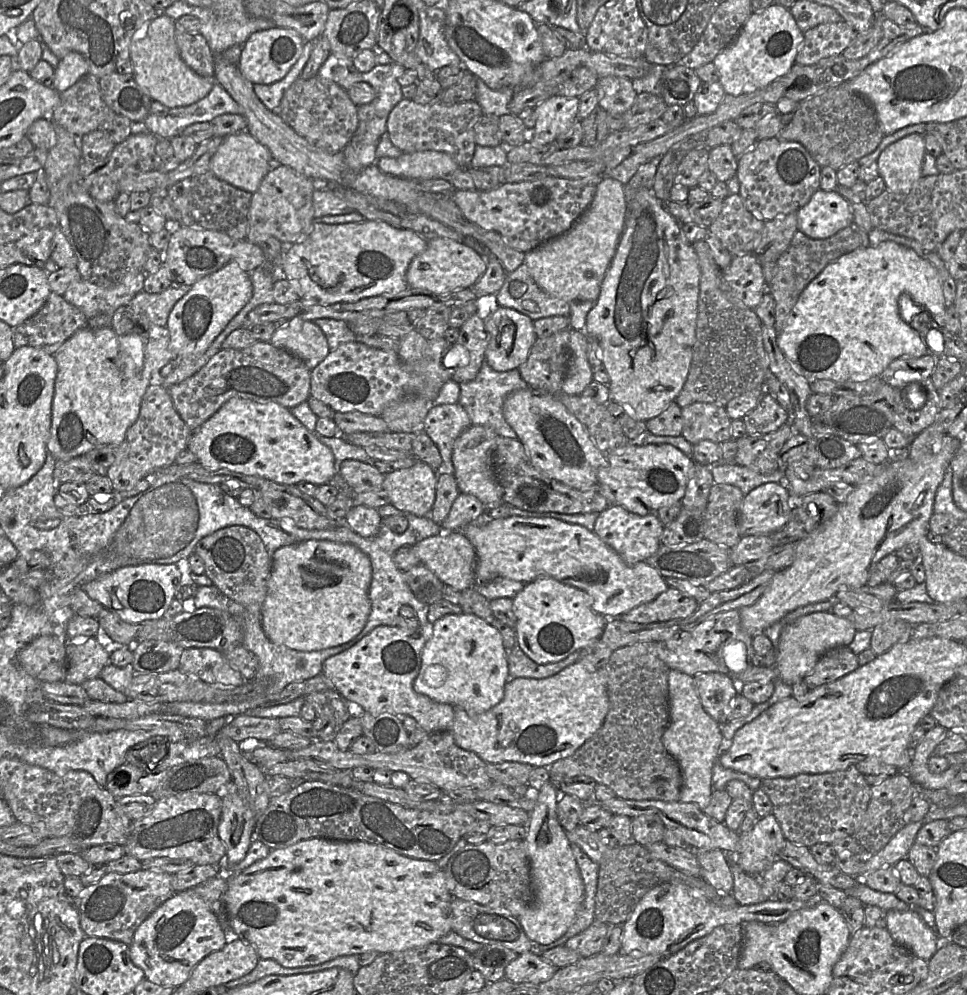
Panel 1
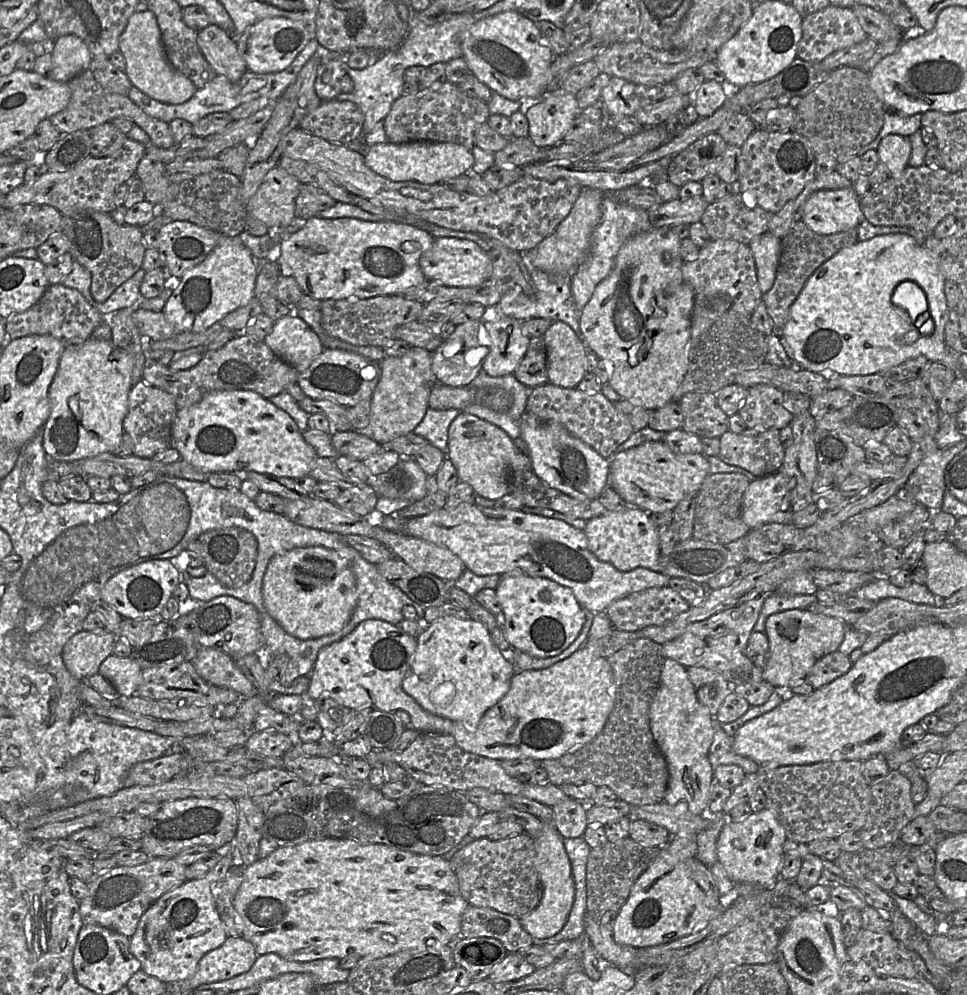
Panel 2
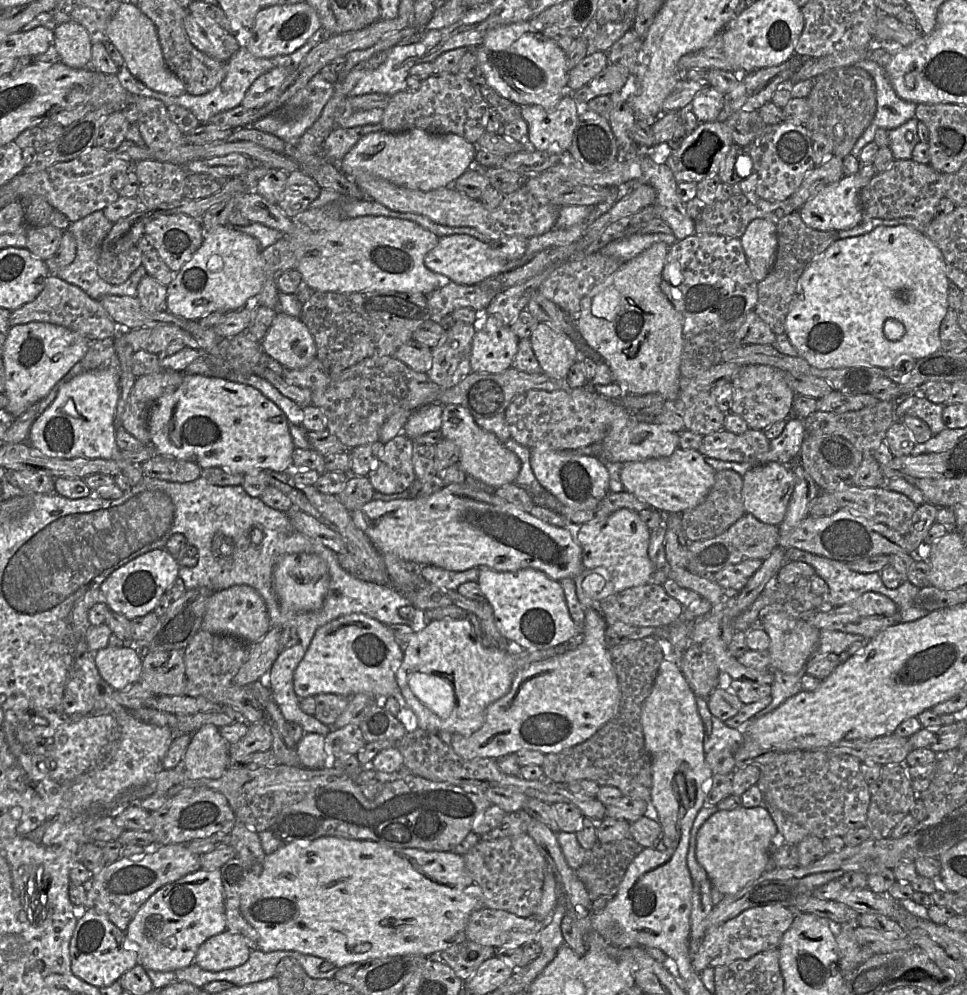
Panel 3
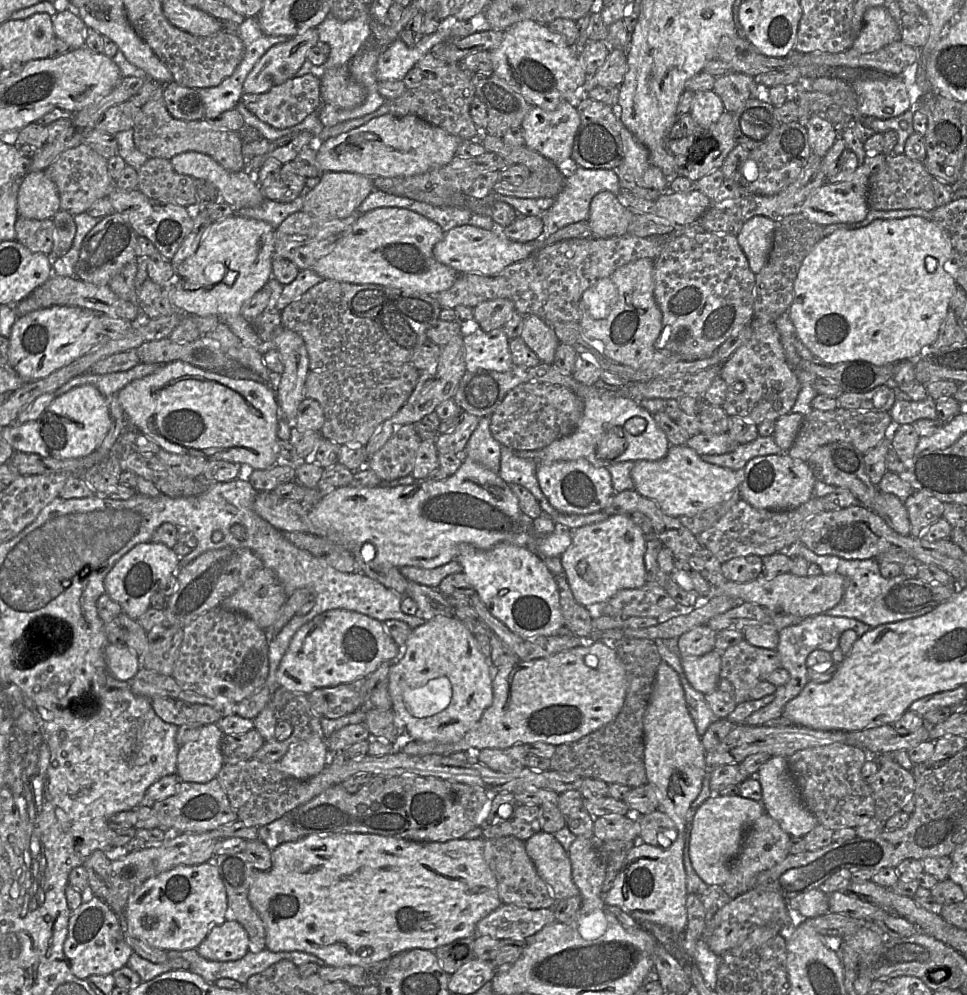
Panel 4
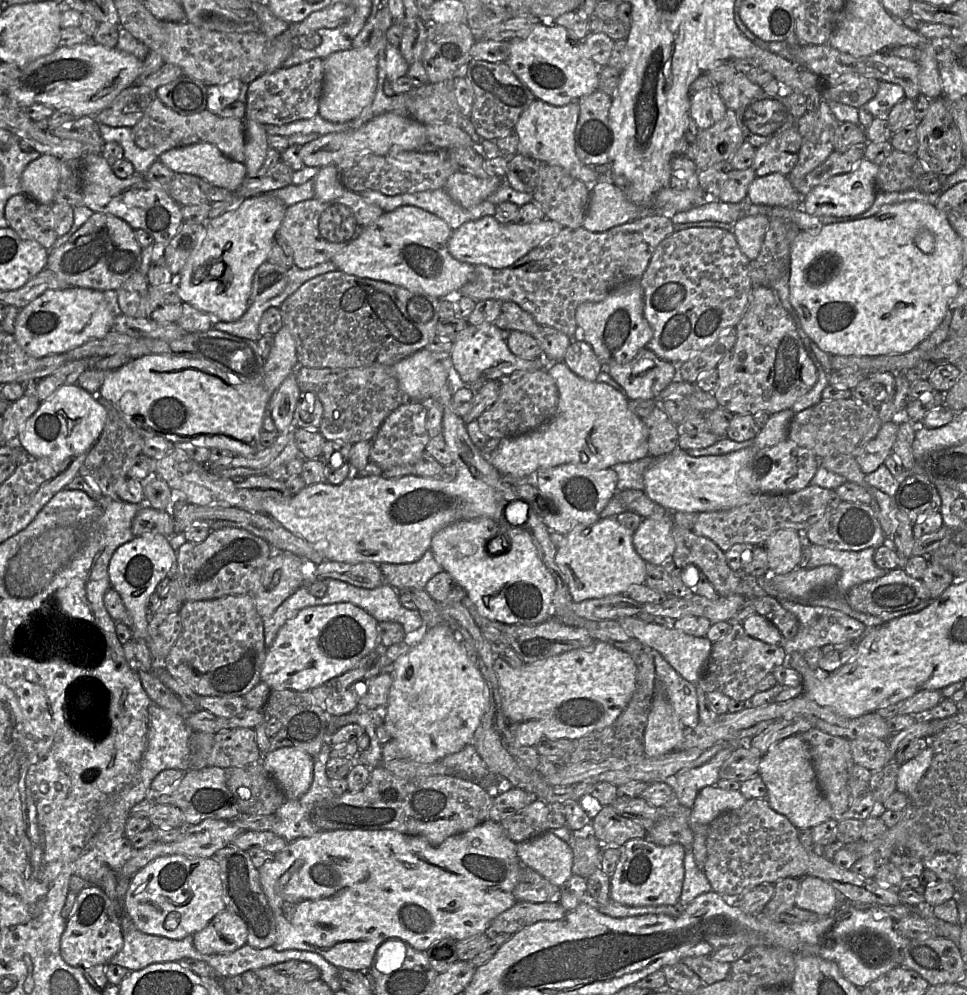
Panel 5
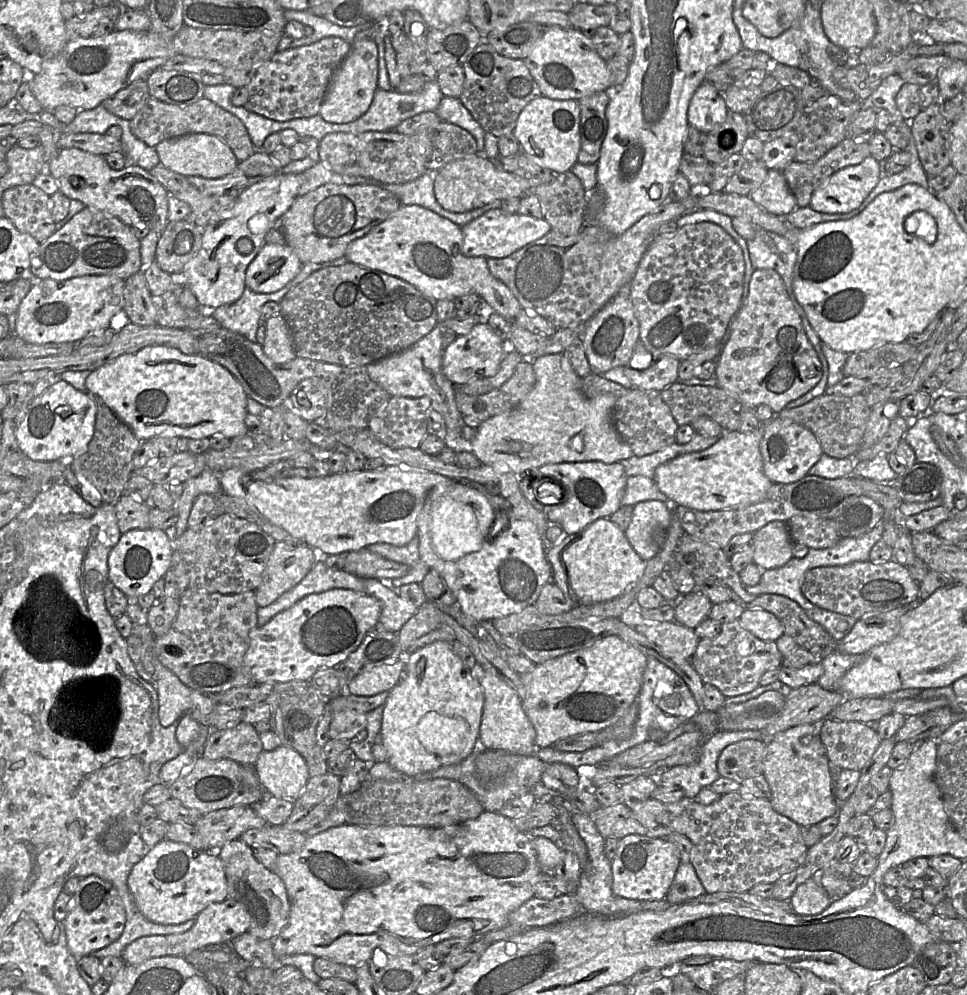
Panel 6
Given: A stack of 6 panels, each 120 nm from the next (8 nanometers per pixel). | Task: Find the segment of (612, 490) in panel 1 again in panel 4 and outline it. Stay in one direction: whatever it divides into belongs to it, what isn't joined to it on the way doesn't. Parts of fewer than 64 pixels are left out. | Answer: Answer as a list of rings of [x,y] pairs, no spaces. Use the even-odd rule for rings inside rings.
[[[670,445],[667,455],[657,461],[635,461],[631,470],[634,490],[654,501],[667,515],[695,515],[723,502],[739,487],[743,471],[734,471],[705,462],[687,445]]]

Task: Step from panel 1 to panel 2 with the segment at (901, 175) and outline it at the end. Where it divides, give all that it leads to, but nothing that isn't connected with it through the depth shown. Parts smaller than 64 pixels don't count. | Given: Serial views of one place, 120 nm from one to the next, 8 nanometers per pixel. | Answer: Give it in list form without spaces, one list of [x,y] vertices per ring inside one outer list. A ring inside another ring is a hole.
[[[889,134],[879,143],[877,153],[879,161],[887,167],[890,176],[899,176],[909,165],[910,140],[908,137]]]

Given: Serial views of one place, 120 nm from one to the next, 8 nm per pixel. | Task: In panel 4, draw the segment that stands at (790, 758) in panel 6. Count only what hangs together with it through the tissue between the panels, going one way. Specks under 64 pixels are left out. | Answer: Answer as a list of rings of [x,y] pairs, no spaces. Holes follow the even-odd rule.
[[[771,756],[758,770],[756,777],[762,788],[762,805],[780,827],[791,837],[804,837],[819,823],[815,815],[804,805],[787,758]]]

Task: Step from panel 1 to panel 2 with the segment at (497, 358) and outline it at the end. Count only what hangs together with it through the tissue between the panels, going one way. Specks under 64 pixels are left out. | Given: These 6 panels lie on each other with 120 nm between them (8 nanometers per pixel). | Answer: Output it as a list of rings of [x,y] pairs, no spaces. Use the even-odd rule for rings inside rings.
[[[503,316],[498,321],[485,321],[483,324],[490,339],[490,347],[482,370],[489,376],[514,373],[530,342],[530,337],[523,331],[521,322]]]

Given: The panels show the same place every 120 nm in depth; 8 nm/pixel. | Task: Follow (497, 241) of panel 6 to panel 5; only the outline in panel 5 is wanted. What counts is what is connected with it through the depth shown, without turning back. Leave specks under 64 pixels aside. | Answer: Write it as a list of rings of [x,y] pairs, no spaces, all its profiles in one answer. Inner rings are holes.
[[[485,216],[478,220],[468,221],[454,230],[448,240],[448,251],[456,260],[490,268],[506,268],[512,266],[532,249],[548,239],[556,236],[563,229],[558,222],[547,218],[528,223],[514,222],[501,224],[494,216]]]

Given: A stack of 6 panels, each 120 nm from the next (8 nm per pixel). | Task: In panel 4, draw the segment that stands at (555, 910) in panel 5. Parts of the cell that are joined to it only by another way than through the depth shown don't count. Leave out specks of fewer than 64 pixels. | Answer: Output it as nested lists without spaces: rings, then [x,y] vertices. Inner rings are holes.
[[[501,904],[476,924],[476,936],[525,942],[544,926],[556,921],[553,907],[528,909]]]

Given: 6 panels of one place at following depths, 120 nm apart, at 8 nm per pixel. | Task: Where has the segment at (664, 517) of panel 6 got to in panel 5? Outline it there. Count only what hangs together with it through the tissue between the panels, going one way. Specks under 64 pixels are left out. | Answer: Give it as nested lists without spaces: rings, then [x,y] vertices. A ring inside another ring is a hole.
[[[671,515],[662,519],[642,519],[633,533],[633,545],[647,563],[668,566],[675,550],[674,521]]]

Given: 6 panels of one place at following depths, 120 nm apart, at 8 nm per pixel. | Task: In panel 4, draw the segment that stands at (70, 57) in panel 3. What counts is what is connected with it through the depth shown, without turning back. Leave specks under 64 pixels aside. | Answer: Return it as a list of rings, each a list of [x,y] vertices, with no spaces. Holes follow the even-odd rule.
[[[68,8],[52,16],[52,21],[55,36],[63,40],[69,49],[85,46],[88,26],[73,8]]]

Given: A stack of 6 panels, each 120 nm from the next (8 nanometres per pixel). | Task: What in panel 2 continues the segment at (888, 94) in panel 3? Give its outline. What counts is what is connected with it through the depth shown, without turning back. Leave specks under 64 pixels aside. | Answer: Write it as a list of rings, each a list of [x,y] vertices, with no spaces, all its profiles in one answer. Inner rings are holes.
[[[886,109],[884,123],[879,134],[870,144],[863,147],[859,151],[858,155],[861,157],[870,149],[877,150],[881,140],[889,134],[897,134],[904,137],[909,137],[916,131],[920,130],[921,127],[921,114],[918,113],[907,116],[896,111]]]

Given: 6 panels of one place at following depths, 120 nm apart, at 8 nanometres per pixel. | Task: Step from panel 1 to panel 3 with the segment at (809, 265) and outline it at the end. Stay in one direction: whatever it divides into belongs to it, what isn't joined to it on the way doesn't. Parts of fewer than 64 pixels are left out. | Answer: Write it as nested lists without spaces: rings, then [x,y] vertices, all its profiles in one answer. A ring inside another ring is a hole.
[[[794,211],[778,222],[776,260],[767,277],[758,283],[758,300],[754,308],[756,314],[776,335],[785,333],[786,317],[800,277],[811,262],[840,239],[837,232],[841,231],[820,231],[808,227],[802,221],[799,211]]]

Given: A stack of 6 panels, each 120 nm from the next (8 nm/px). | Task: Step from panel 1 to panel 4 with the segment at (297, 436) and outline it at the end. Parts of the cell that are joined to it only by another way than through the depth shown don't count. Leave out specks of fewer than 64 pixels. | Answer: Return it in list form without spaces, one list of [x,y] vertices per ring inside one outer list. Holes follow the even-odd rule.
[[[173,361],[165,363],[150,375],[130,382],[117,393],[117,398],[132,426],[165,451],[249,465],[254,470],[277,464],[280,410],[276,392],[266,383],[237,379],[186,362]]]

